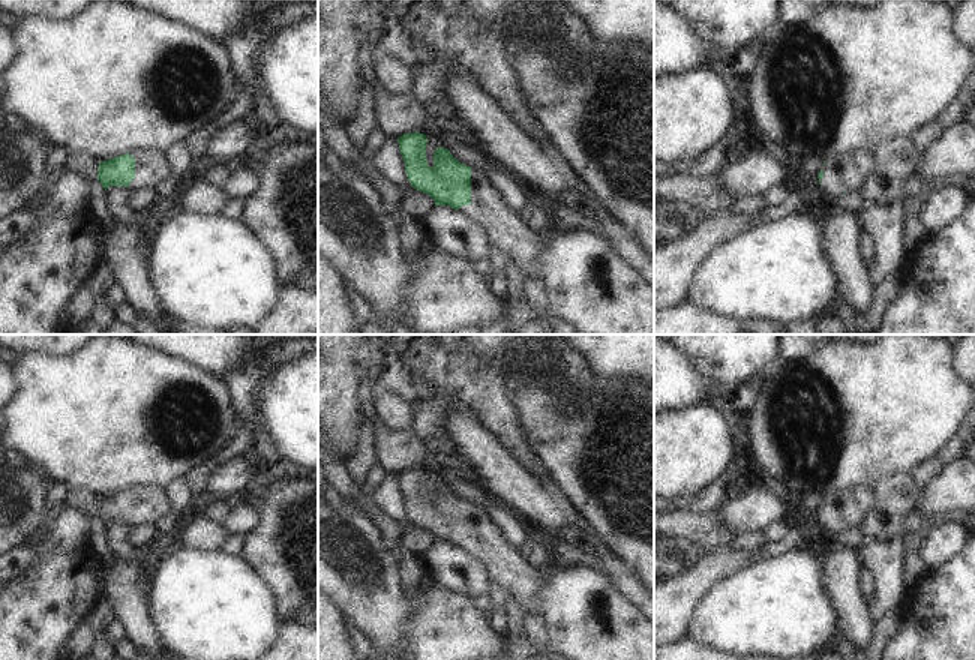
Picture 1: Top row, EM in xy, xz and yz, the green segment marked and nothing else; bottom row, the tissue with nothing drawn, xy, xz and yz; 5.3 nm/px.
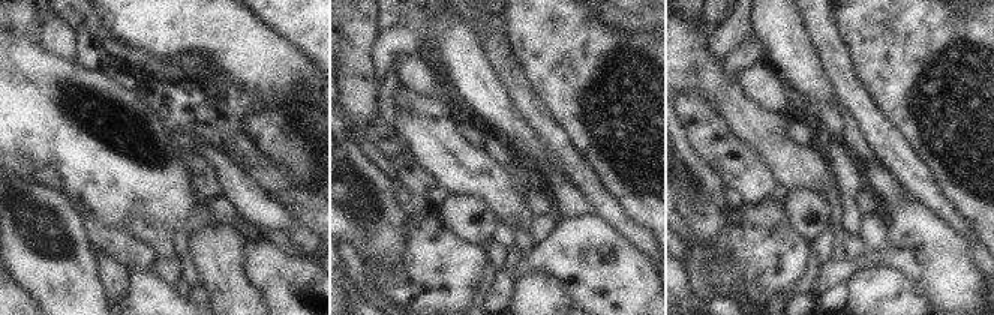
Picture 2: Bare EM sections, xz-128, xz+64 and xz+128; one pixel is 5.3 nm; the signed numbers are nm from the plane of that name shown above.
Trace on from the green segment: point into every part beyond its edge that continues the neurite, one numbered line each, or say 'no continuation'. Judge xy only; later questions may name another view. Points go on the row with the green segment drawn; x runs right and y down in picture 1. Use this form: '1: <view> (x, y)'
1: xy (150, 168)

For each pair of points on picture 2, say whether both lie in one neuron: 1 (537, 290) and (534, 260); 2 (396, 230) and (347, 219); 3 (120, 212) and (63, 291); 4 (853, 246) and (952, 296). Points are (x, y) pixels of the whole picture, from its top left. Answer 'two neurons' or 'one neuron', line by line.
1: two neurons
2: one neuron
3: two neurons
4: two neurons

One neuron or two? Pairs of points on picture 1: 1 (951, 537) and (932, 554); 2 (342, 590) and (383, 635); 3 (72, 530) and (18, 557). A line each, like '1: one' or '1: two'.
1: one
2: one
3: one

